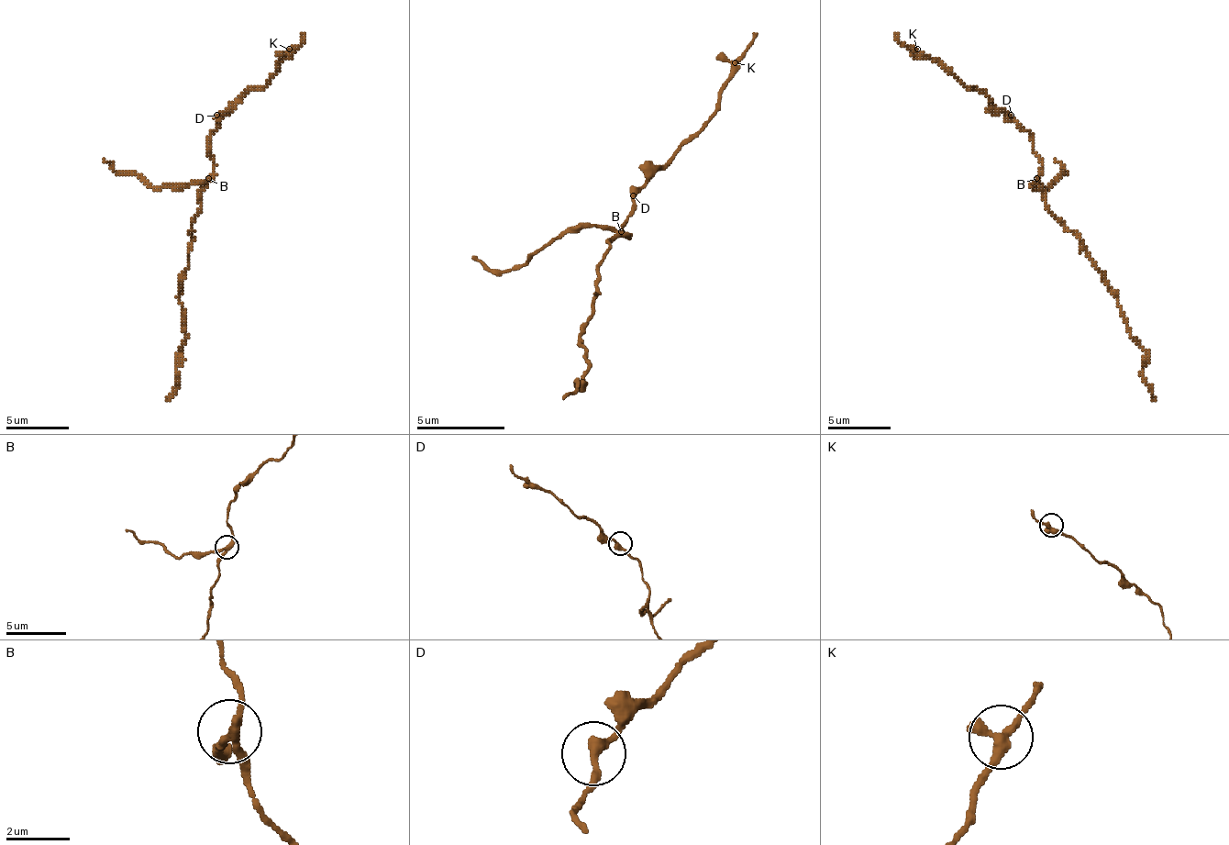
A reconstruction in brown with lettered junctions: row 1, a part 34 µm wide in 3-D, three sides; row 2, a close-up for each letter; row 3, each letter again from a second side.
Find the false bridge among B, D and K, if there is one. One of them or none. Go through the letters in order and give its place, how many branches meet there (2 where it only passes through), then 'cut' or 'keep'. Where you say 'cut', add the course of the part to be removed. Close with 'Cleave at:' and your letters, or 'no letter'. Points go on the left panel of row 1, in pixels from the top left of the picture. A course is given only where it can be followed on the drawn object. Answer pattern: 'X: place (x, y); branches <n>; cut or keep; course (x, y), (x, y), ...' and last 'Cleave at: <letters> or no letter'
B: place (208, 178); branches 3; cut; course (207, 178), (150, 187), (128, 172), (116, 172), (104, 159)
D: place (216, 115); branches 2; keep
K: place (289, 49); branches 3; keep
Cleave at: B

